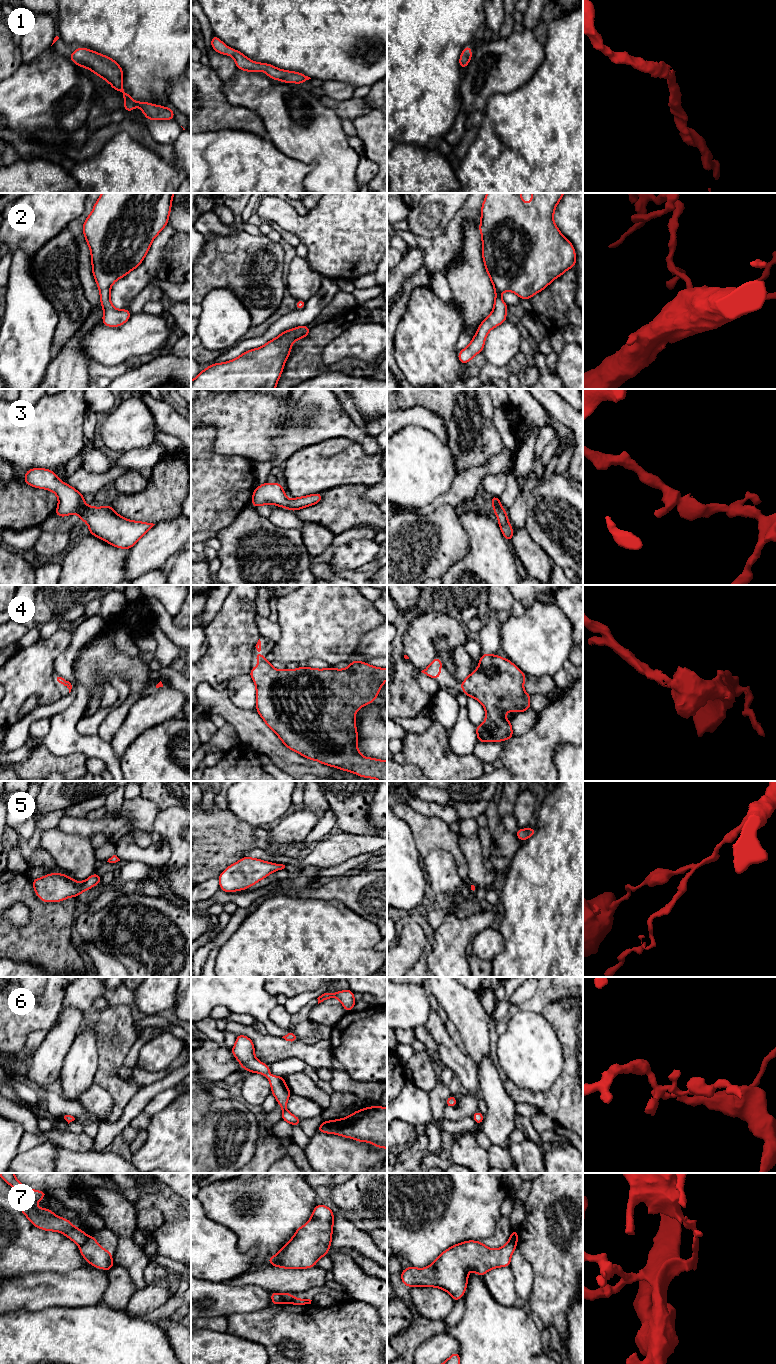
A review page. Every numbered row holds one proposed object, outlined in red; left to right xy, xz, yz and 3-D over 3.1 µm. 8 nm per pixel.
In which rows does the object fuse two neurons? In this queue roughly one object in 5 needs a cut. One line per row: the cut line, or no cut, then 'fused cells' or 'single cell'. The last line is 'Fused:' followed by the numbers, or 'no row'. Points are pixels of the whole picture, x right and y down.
1: cut none; single cell
2: cut none; single cell
3: cut none; single cell
4: cut none; single cell
5: cut none; single cell
6: cut none; single cell
7: cut xy (89, 1237), (80, 1246); fused cells
Fused: 7

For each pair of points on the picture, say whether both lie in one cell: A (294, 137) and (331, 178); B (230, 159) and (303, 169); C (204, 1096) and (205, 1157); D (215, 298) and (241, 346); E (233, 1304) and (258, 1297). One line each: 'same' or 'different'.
A: same
B: same
C: different
D: different
E: same

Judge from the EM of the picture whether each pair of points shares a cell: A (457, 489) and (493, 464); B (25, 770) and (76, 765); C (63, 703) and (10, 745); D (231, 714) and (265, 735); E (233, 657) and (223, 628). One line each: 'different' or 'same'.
A: same
B: same
C: same
D: same
E: same

